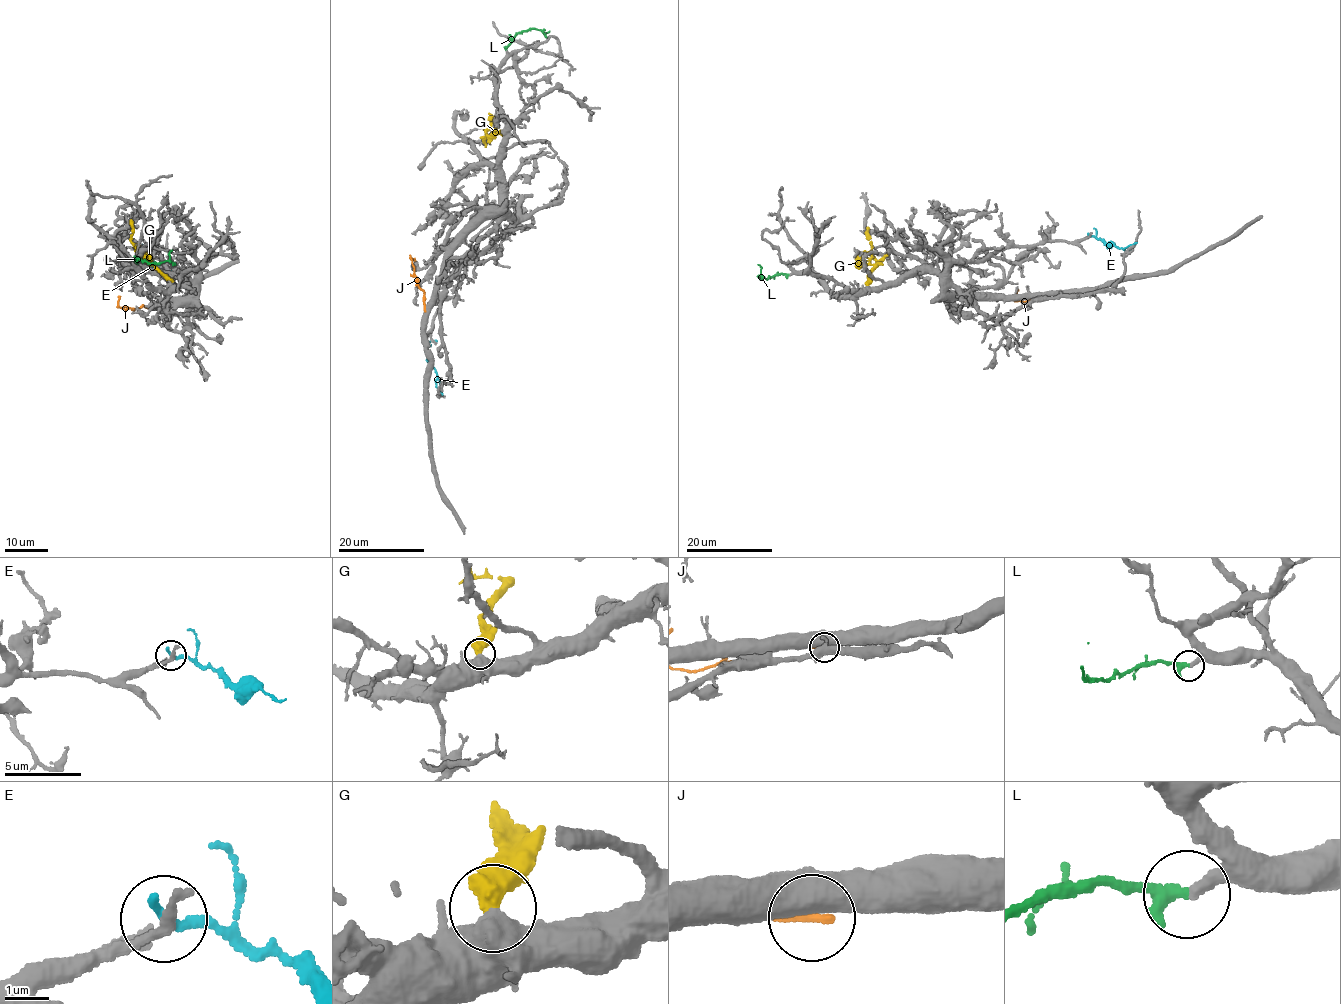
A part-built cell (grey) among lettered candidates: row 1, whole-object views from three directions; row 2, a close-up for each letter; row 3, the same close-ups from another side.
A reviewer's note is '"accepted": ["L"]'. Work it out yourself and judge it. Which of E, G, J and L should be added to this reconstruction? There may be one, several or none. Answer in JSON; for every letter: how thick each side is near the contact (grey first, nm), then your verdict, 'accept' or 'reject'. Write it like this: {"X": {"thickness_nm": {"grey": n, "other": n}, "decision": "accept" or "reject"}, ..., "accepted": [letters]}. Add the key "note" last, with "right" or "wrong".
{"E": {"thickness_nm": {"grey": 320, "other": 220}, "decision": "reject"}, "G": {"thickness_nm": {"grey": 700, "other": 550}, "decision": "reject"}, "J": {"thickness_nm": {"grey": 750, "other": 280}, "decision": "reject"}, "L": {"thickness_nm": {"grey": 280, "other": 400}, "decision": "accept"}, "accepted": ["L"], "note": "right"}

